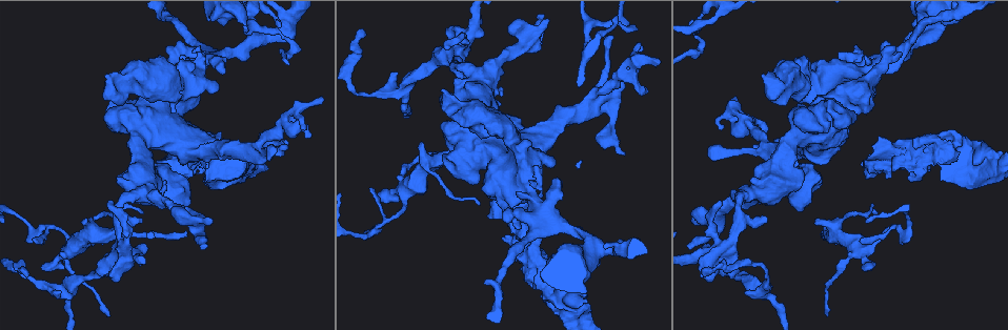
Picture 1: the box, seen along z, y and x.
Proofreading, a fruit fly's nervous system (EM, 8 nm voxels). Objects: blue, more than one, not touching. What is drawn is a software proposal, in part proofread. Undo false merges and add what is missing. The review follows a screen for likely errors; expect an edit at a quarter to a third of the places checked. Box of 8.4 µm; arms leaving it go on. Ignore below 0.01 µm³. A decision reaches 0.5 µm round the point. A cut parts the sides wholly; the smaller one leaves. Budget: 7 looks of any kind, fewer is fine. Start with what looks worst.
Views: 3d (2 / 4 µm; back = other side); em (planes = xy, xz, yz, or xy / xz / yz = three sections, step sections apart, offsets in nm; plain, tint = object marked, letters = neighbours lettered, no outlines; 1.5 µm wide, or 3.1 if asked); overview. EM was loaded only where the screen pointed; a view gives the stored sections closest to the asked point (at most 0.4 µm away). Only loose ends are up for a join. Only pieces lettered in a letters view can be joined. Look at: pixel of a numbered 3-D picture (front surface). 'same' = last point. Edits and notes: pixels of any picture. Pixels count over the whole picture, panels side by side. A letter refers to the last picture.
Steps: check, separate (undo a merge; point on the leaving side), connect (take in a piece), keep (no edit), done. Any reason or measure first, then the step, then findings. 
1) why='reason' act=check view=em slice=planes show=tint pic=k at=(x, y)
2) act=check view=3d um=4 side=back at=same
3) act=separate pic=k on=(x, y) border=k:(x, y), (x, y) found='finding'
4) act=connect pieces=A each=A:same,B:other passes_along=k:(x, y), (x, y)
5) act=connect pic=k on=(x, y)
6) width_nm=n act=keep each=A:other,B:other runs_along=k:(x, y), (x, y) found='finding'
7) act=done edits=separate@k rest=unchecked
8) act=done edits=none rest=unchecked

why='free end' act=check view=em slice=yz step=4 show=letters pic=1 at=(854, 52)

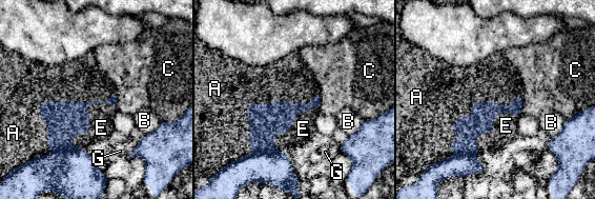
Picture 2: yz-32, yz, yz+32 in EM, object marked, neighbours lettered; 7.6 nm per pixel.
act=check view=em slice=xz step=8 show=letters at=same

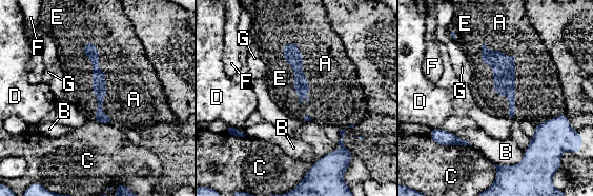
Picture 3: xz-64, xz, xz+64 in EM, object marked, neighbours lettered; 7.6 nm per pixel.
longest_contact=A:650nm act=keep each=A:other,B:other,C:other,D:other,E:other,F:other,G:other found='no lettered piece goes on from it'

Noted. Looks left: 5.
why='branch stops here' act=check view=3d um=4 pic=1 at=(624, 153)

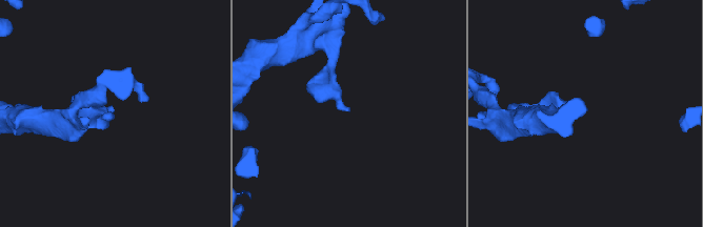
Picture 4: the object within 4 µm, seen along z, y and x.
why='shape alone is not enough' act=check view=em slice=xz step=4 show=tint pic=4 at=(112, 109)

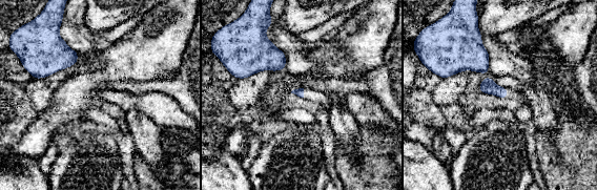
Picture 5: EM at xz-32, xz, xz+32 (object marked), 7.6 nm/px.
act=check view=em slice=planes show=letters at=same

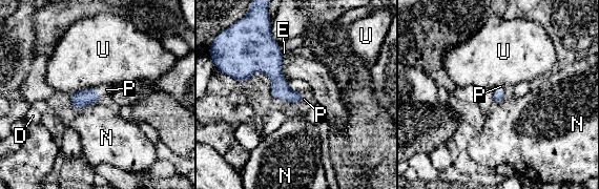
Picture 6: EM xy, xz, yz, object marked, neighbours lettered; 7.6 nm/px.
act=connect pieces=P each=D:other,E:other,N:other,P:same,U:other passes_along=6:(84, 98), (97, 92), (106, 89) found='the cell continues'

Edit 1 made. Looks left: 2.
why='redraw' act=check view=overview

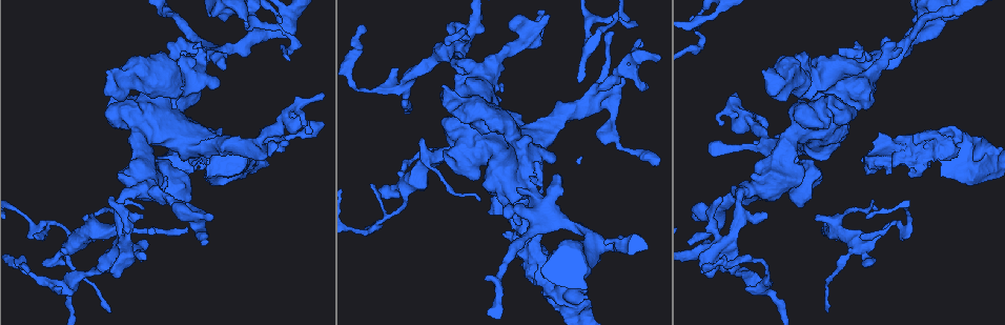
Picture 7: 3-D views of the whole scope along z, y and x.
why='thin end' act=check view=em slice=planes show=letters pic=7 at=(186, 228)

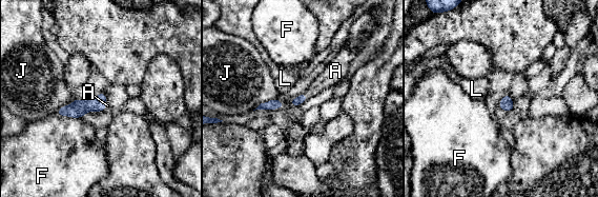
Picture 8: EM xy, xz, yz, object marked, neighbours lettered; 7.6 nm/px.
act=connect pieces=A each=A:same,F:other,J:other,L:other passes_along=8:(298, 100), (306, 95), (331, 75) found='it goes on there'

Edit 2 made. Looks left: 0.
act=done edits=connect@6,connect@8 rest=unchecked

